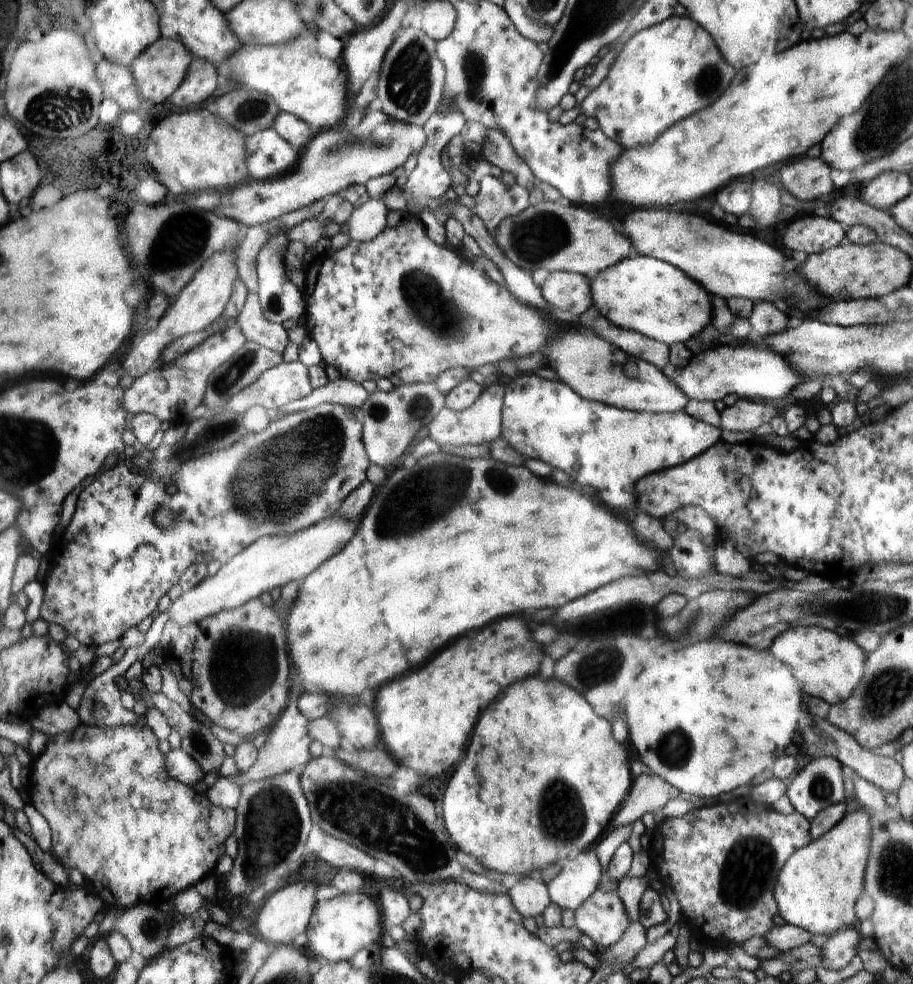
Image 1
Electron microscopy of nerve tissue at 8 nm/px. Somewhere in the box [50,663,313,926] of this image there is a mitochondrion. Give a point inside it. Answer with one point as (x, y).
(268, 810)

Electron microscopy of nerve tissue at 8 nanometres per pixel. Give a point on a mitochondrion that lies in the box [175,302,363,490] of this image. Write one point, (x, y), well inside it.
(229, 377)

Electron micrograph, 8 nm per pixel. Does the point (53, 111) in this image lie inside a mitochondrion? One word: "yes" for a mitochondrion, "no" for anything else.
yes

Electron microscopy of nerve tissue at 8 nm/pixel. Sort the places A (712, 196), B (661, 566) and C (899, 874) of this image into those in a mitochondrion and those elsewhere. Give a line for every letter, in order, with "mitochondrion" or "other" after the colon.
A: other
B: other
C: mitochondrion

